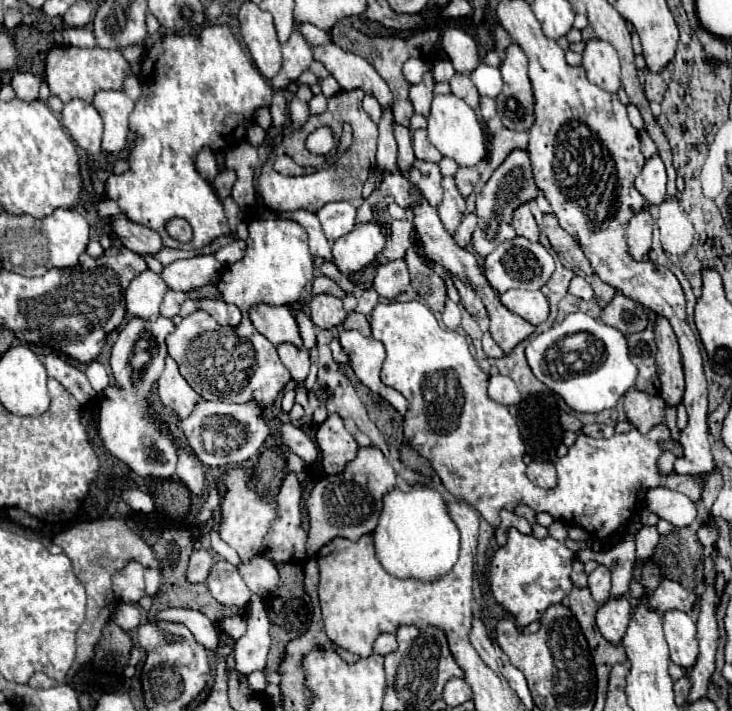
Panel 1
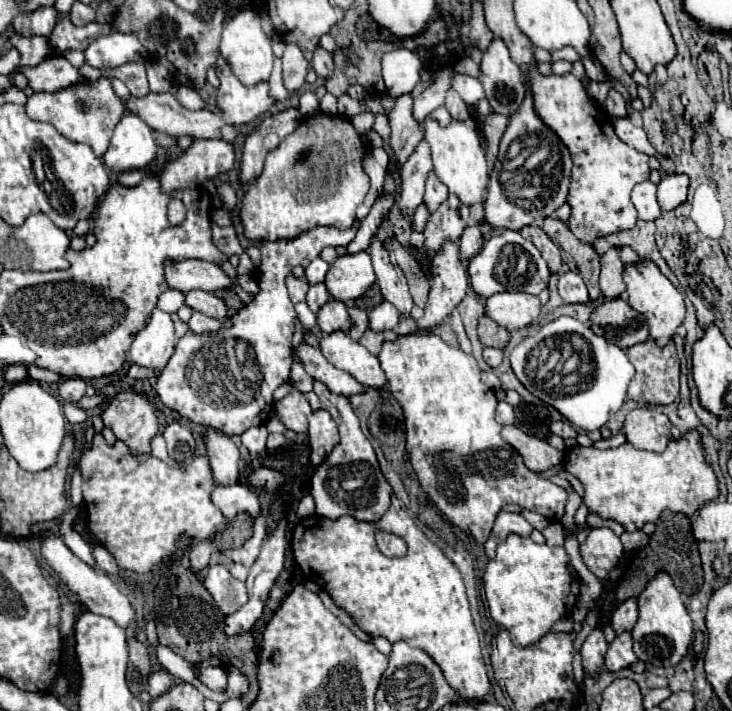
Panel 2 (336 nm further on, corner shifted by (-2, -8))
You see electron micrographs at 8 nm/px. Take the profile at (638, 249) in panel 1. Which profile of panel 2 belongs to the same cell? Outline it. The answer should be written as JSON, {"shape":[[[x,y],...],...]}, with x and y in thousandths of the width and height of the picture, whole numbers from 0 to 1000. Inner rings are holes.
{"shape":[[[843,349],[829,352],[821,360],[821,391],[818,402],[827,419],[846,419],[854,411],[854,397],[851,397],[851,368],[843,357]]]}

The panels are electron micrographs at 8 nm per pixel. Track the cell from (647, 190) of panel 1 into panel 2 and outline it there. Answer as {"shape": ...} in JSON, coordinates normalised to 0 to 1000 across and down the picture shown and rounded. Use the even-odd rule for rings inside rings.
{"shape":[[[887,253],[873,256],[865,264],[862,284],[870,293],[876,309],[898,309],[903,304],[903,293],[898,287],[898,262]]]}

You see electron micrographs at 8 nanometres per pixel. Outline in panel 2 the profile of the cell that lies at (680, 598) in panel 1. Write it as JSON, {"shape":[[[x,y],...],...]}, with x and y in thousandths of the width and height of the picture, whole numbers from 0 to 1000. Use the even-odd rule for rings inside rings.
{"shape":[[[859,841],[837,861],[835,883],[840,886],[840,892],[851,892],[851,889],[862,889],[867,875],[870,875],[870,844]]]}

